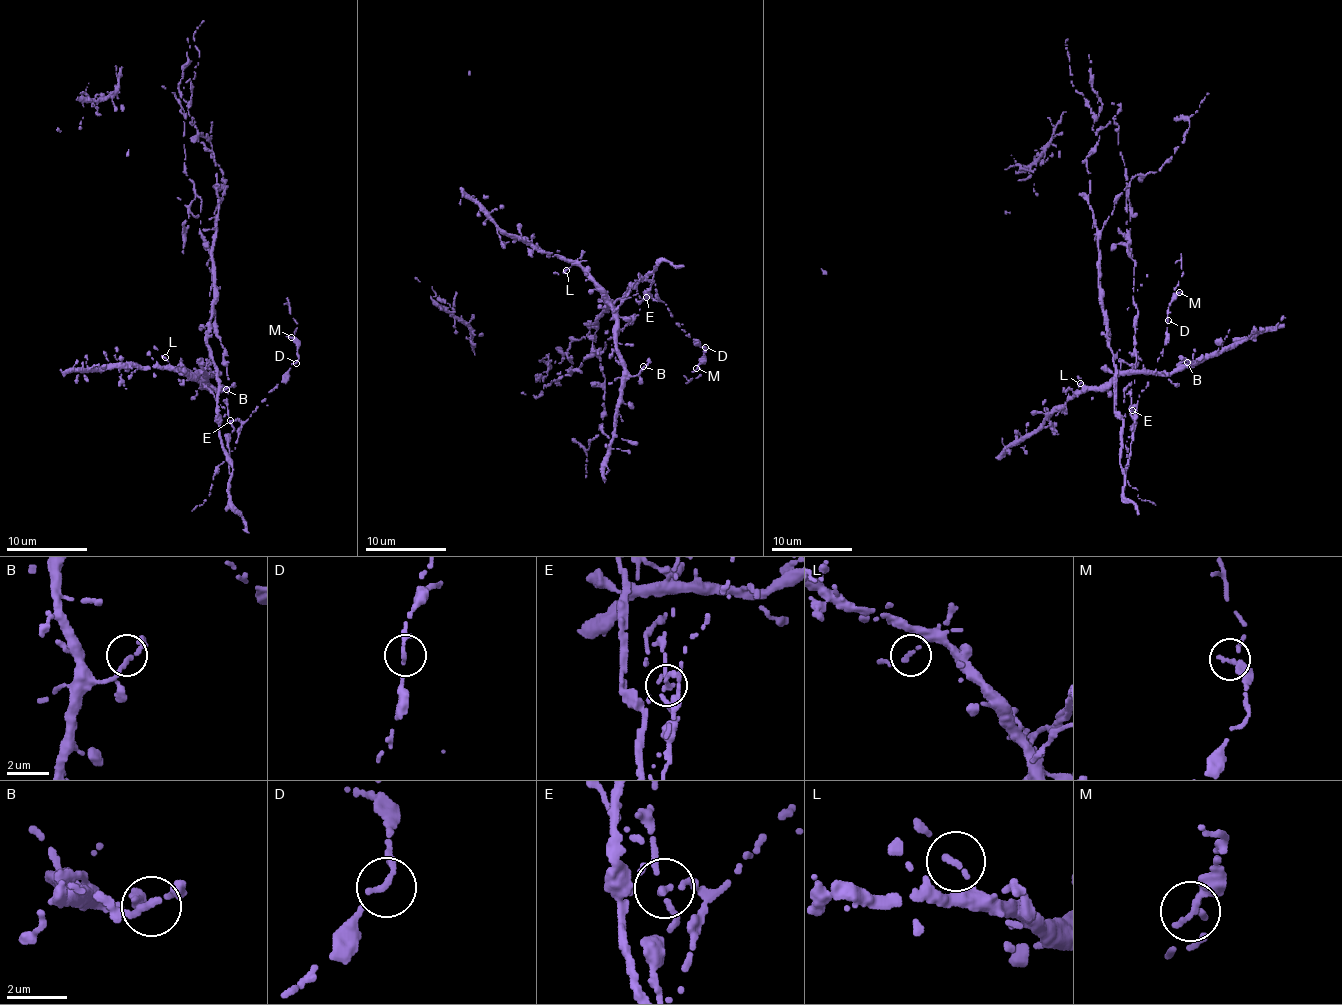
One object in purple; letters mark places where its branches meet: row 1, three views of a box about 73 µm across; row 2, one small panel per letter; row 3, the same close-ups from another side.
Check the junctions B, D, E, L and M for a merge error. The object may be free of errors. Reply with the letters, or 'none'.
E

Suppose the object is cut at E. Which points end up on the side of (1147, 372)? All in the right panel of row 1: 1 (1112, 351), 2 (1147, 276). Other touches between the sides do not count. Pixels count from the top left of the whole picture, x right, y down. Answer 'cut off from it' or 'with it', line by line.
1: cut off from it
2: cut off from it

